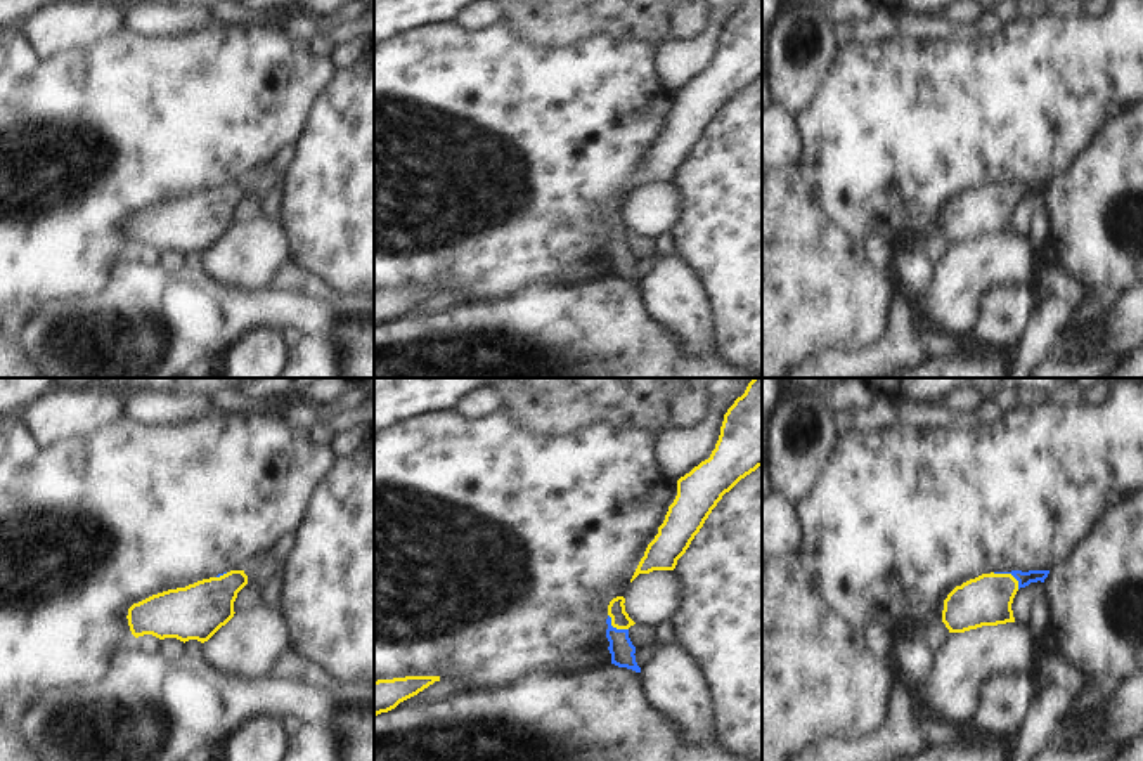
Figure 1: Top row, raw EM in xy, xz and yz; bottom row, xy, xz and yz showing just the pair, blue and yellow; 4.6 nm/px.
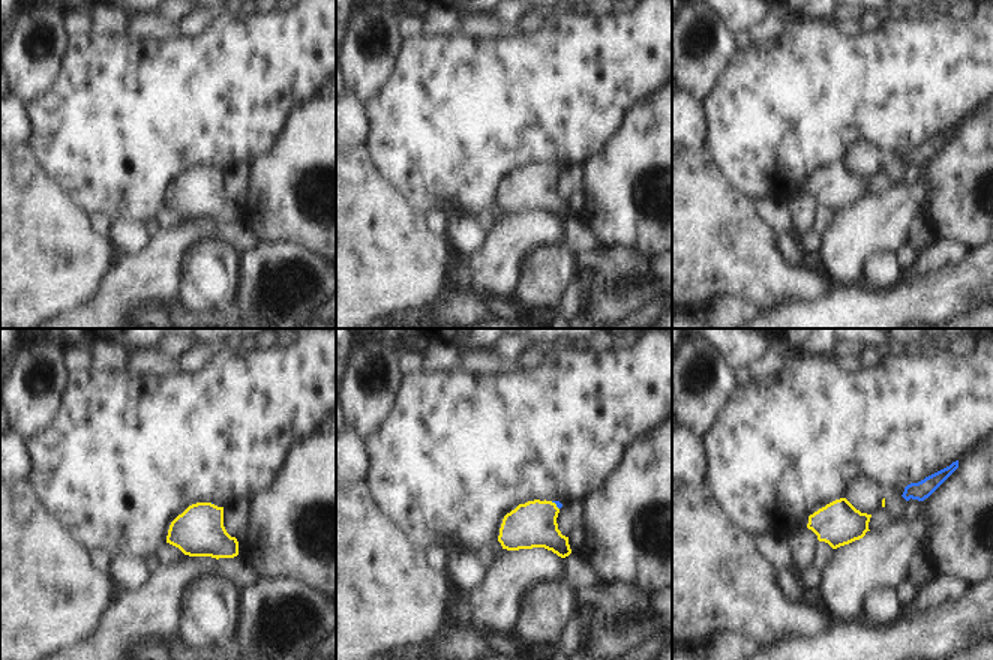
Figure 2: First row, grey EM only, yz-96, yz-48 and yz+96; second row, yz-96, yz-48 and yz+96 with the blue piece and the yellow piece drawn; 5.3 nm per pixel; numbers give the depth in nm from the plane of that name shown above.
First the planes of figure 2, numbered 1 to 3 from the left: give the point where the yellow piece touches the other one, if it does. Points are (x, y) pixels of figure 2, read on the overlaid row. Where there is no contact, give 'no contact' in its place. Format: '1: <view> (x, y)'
1: no contact
2: yz-48 (555, 503)
3: no contact

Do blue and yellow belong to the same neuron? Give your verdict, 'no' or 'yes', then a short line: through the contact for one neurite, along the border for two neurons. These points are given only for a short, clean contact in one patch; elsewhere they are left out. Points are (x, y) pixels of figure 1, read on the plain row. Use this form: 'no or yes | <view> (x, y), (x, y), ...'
yes | yz (1024, 191), (1015, 191), (1008, 184), (986, 212)

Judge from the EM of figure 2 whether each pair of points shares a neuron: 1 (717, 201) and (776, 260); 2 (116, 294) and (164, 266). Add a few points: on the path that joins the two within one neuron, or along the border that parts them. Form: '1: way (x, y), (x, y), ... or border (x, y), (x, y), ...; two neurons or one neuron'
1: way (737, 212), (753, 219), (767, 233), (768, 240); one neuron
2: way (128, 287), (135, 281), (152, 276); one neuron

